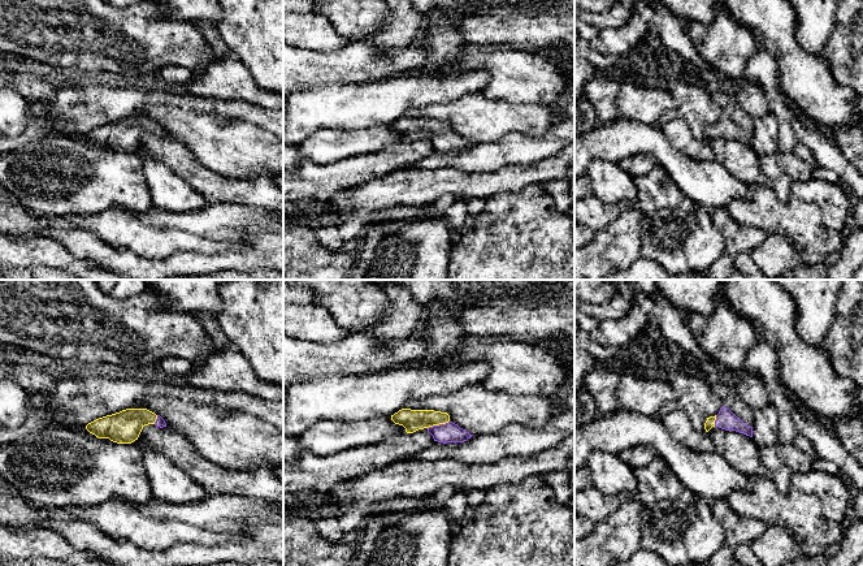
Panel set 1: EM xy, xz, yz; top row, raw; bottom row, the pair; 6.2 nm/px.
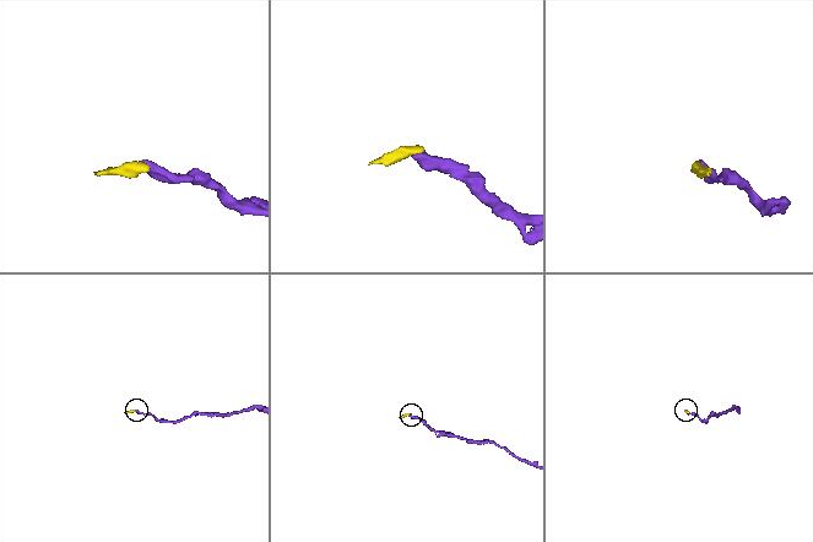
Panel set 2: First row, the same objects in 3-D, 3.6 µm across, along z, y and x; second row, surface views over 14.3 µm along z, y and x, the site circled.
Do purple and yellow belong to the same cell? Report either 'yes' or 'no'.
yes

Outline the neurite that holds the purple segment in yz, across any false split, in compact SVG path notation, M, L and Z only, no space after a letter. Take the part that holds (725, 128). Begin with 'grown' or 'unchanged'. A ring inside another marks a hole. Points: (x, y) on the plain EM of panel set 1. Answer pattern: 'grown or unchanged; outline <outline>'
grown; outline M723 115L717 124L707 126L704 138L708 141L712 135L719 135L725 139L736 139L753 146L753 135L745 133L728 116Z

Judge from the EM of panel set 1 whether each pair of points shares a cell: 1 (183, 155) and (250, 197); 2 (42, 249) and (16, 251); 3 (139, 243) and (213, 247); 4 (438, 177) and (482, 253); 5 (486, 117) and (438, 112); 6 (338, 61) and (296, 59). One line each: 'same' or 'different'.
1: same
2: same
3: same
4: different
5: same
6: same

